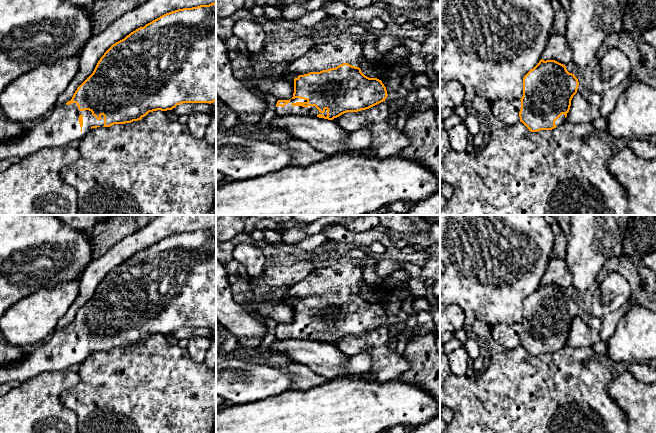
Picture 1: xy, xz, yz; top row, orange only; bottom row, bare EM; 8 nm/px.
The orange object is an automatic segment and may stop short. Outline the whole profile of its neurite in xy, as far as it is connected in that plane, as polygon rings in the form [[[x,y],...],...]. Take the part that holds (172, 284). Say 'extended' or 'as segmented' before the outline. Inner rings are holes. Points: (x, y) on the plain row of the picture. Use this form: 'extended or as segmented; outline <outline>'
extended; outline [[[216,226],[209,229],[200,229],[192,232],[178,233],[166,237],[152,246],[131,256],[124,263],[113,268],[100,282],[93,297],[77,312],[72,323],[65,329],[56,330],[52,339],[39,348],[27,352],[17,363],[9,364],[7,367],[0,367],[0,384],[16,381],[22,383],[29,378],[37,376],[45,371],[67,370],[76,363],[81,363],[90,353],[97,351],[110,351],[114,348],[125,348],[141,344],[149,336],[161,334],[172,334],[183,327],[213,327],[216,325]]]

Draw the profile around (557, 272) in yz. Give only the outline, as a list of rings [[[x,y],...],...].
[[[552,257],[542,278],[542,283],[544,285],[555,284],[567,290],[572,285],[572,276],[565,260]]]

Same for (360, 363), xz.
[[[368,351],[349,357],[348,363],[342,368],[343,373],[366,373],[370,370],[370,354]]]

